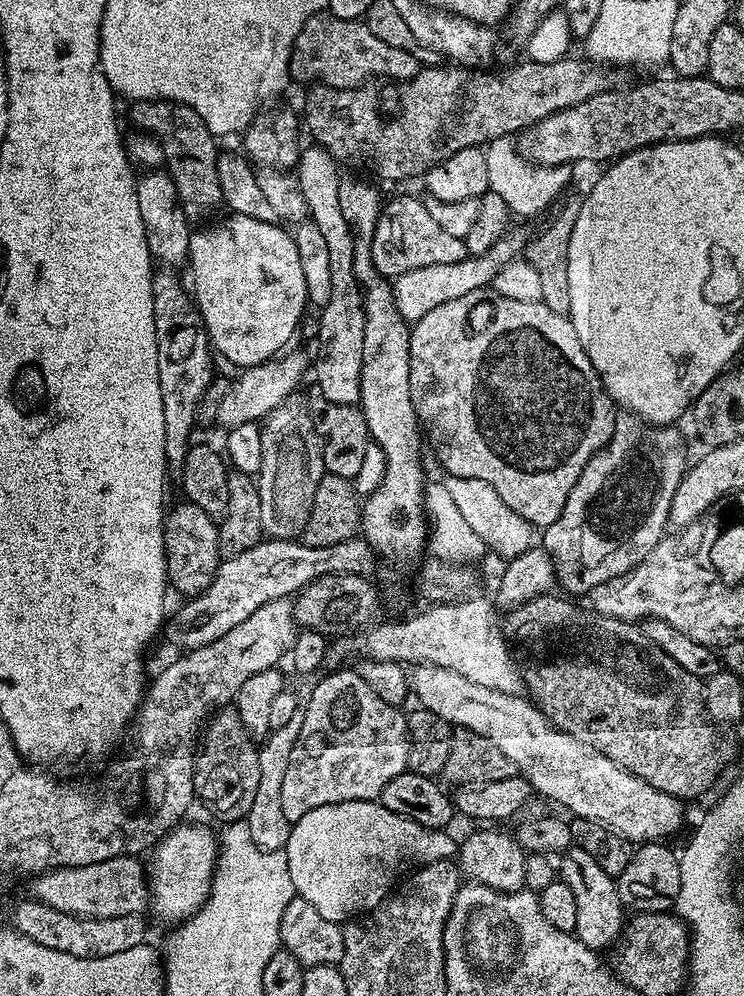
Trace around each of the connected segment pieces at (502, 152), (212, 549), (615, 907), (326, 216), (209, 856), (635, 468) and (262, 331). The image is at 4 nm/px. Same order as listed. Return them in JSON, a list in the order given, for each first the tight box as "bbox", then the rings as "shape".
[{"bbox":[484,136,572,217],"shape":[[[503,136],[497,140],[491,140],[484,148],[488,186],[491,192],[500,195],[506,201],[509,213],[513,217],[536,216],[550,204],[557,203],[558,197],[569,187],[572,169],[567,164],[559,164],[556,168],[537,166],[525,160],[518,151],[517,145],[515,148],[512,142],[509,137]]]},{"bbox":[164,502,222,598],"shape":[[[181,502],[176,509],[169,511],[164,517],[164,553],[166,554],[166,570],[171,591],[181,592],[184,598],[191,598],[202,594],[214,581],[222,557],[220,554],[220,529],[217,521],[206,514],[197,504]]]},{"bbox":[558,846,626,950],"shape":[[[575,846],[563,853],[558,860],[558,876],[570,886],[574,894],[574,903],[578,909],[578,922],[576,923],[575,935],[587,948],[601,950],[611,949],[619,941],[626,923],[626,909],[616,889],[616,880],[586,850]]]},{"bbox":[296,145,365,404],"shape":[[[311,145],[301,151],[296,165],[296,177],[306,197],[311,223],[318,226],[329,247],[330,297],[318,314],[318,358],[314,366],[318,386],[324,400],[330,404],[355,404],[360,401],[362,343],[365,337],[365,306],[363,287],[354,270],[354,246],[352,227],[342,215],[338,186],[342,176],[338,174],[336,161],[324,148]]]},{"bbox":[150,823,218,925],"shape":[[[181,823],[172,829],[159,844],[155,845],[150,864],[150,912],[153,912],[164,924],[179,925],[193,916],[208,901],[212,889],[212,877],[216,875],[216,857],[218,855],[218,836],[215,831],[203,828],[200,824]]]},{"bbox":[542,415,686,594],"shape":[[[617,415],[610,442],[594,458],[590,458],[578,482],[574,482],[574,490],[570,490],[570,498],[566,498],[566,506],[562,506],[562,514],[558,514],[556,521],[542,532],[542,547],[552,555],[559,587],[564,587],[565,593],[587,594],[619,580],[641,564],[654,546],[665,539],[664,528],[669,527],[672,499],[686,471],[684,436],[678,429],[676,426],[648,424],[641,416]]]},{"bbox":[188,214,309,369],"shape":[[[228,214],[225,217],[209,228],[197,227],[193,231],[188,260],[196,281],[190,288],[213,349],[219,355],[221,352],[230,363],[237,364],[237,369],[256,368],[283,353],[289,347],[288,339],[297,335],[300,319],[309,307],[306,277],[302,274],[302,261],[298,258],[298,246],[291,231],[283,232],[279,223],[262,222],[249,216]]]}]

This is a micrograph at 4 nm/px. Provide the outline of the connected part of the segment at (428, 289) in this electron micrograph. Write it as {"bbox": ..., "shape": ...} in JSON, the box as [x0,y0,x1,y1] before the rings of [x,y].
{"bbox":[391,238,518,322],"shape":[[[505,238],[481,256],[469,255],[462,262],[446,262],[442,266],[422,266],[418,270],[410,270],[395,277],[391,286],[400,317],[405,322],[421,320],[423,316],[430,314],[430,310],[434,310],[434,306],[442,306],[442,302],[454,302],[454,298],[462,298],[462,294],[489,287],[495,275],[502,270],[503,264],[513,260],[517,252],[518,244],[516,248],[511,238]]]}

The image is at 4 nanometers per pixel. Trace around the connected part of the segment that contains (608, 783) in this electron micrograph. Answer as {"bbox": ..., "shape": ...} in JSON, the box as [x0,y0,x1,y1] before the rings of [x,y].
{"bbox":[410,664,684,842],"shape":[[[417,664],[411,669],[410,692],[413,697],[420,699],[419,707],[438,714],[446,723],[457,728],[469,728],[474,730],[474,734],[482,734],[482,738],[490,738],[490,742],[494,742],[494,746],[498,746],[498,750],[502,750],[502,754],[514,762],[517,773],[532,785],[533,793],[540,795],[541,792],[546,799],[556,804],[565,804],[573,812],[573,817],[598,822],[614,830],[614,834],[633,842],[656,842],[668,838],[664,836],[678,831],[684,820],[684,808],[680,805],[683,803],[677,797],[660,792],[632,772],[619,768],[610,762],[610,758],[606,758],[606,754],[598,754],[598,750],[578,742],[578,738],[559,732],[536,709],[531,699],[523,695],[510,696],[486,686],[478,686],[478,682],[470,682],[470,678],[454,674],[454,670],[436,668],[432,664]]]}

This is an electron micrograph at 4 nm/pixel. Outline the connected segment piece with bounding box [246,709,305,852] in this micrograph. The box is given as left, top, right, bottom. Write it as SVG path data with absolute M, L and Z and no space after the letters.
M303 709L295 711L285 725L273 729L259 745L258 791L254 793L254 806L250 806L246 823L250 838L254 838L254 846L258 846L263 852L283 852L290 838L292 824L286 814L282 813L282 778L286 778L290 752L297 742L304 721Z

